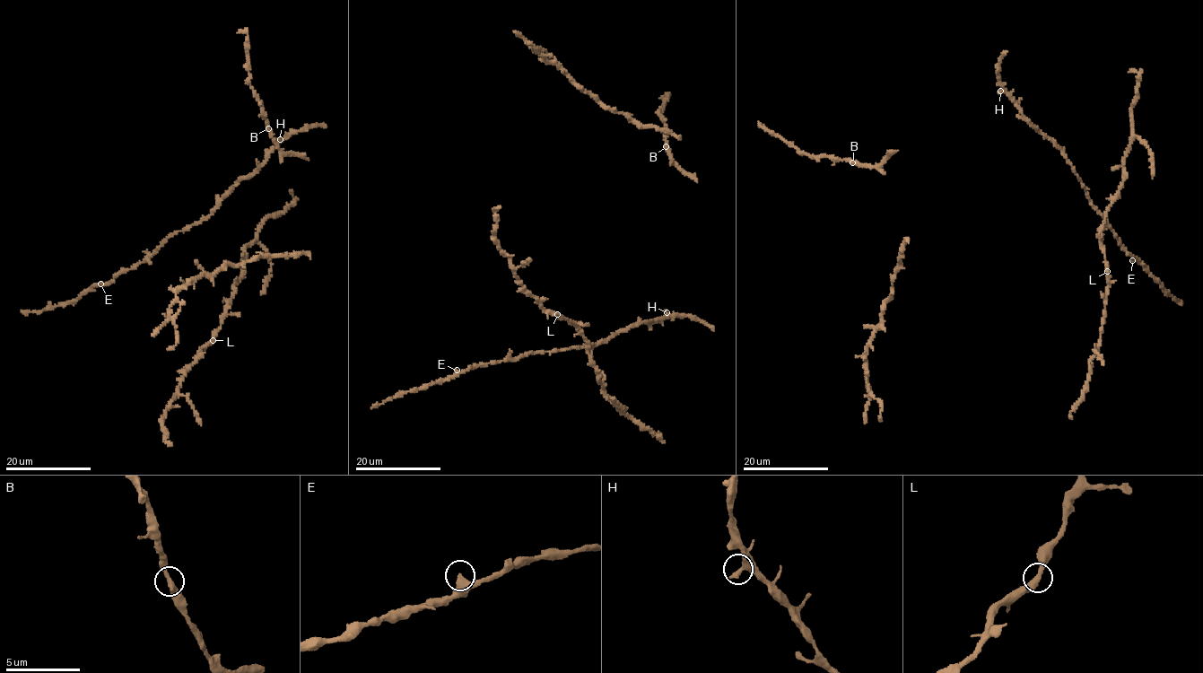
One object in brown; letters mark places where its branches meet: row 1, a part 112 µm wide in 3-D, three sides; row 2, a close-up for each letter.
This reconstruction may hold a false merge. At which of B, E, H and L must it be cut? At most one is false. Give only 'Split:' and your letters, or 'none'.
Split: none

